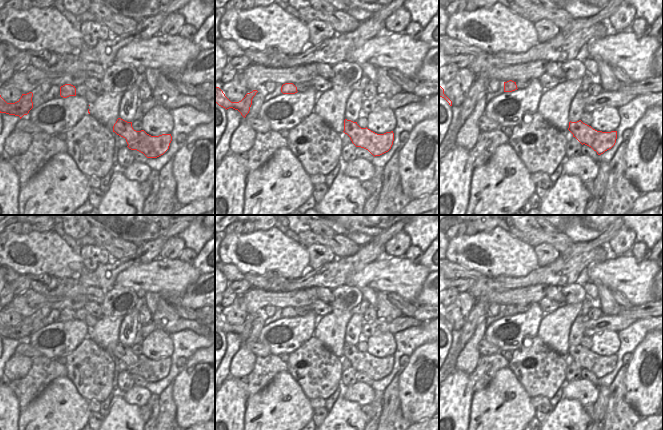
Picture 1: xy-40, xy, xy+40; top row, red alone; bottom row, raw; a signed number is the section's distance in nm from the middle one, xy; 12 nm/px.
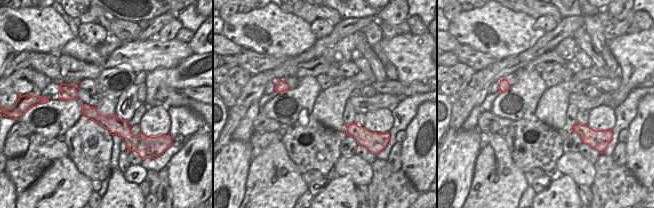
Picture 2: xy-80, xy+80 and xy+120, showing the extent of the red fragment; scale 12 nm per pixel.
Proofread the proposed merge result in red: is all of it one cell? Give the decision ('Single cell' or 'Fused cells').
Single cell

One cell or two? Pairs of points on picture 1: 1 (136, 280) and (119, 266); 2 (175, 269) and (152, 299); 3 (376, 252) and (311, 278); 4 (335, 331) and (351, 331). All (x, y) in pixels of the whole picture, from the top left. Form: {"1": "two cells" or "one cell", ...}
{"1": "two cells", "2": "two cells", "3": "one cell", "4": "two cells"}

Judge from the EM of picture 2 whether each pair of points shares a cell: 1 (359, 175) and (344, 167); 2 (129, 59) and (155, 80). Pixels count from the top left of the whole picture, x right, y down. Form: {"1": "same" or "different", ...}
{"1": "same", "2": "different"}

